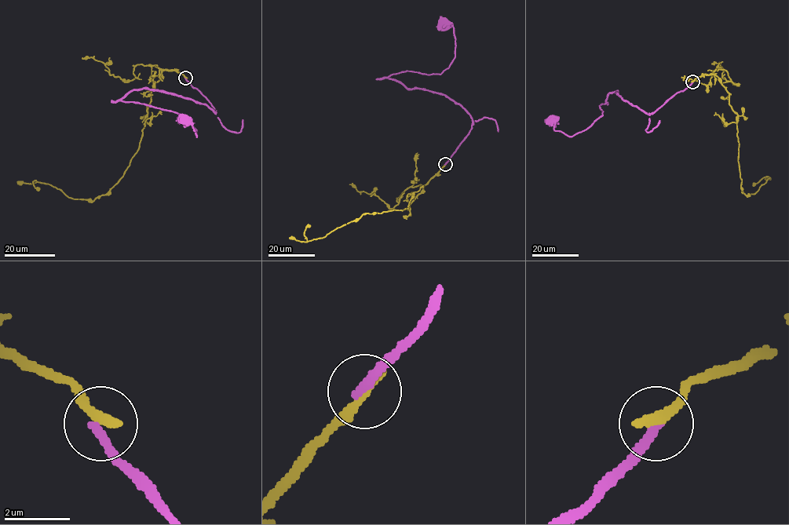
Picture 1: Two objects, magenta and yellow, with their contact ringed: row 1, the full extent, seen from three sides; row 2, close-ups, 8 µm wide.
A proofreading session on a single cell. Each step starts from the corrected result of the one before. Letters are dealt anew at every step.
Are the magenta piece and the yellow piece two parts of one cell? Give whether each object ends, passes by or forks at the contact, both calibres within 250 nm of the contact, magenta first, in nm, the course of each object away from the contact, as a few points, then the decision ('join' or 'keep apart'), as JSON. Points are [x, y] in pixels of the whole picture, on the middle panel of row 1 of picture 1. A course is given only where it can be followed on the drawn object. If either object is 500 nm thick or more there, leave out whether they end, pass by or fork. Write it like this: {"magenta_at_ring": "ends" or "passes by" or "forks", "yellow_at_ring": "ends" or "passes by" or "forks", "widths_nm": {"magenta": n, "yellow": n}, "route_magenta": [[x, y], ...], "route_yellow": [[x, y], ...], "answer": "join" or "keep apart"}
{"magenta_at_ring": "ends", "yellow_at_ring": "ends", "widths_nm": {"magenta": 300, "yellow": 360}, "route_magenta": [[445, 164], [472, 118], [443, 95], [385, 77], [449, 67], [454, 27], [443, 24]], "route_yellow": [[445, 164], [413, 200], [410, 209], [363, 214], [323, 237], [308, 241], [304, 235], [305, 227], [310, 225]], "answer": "keep apart"}

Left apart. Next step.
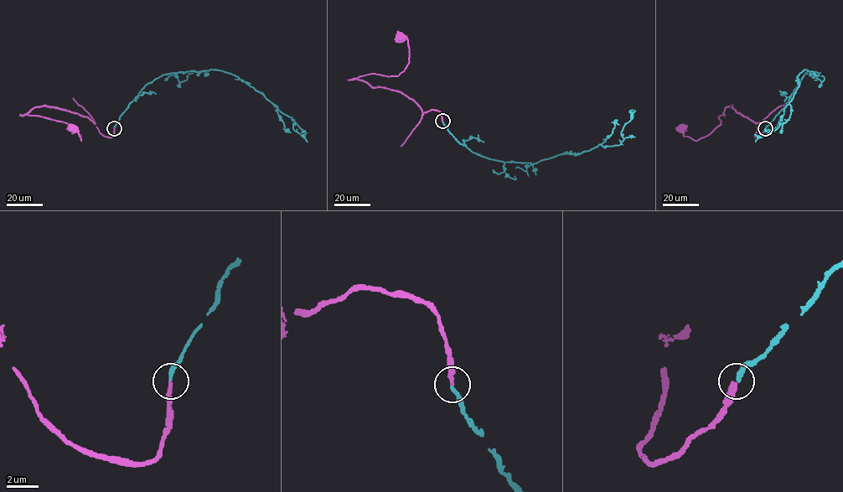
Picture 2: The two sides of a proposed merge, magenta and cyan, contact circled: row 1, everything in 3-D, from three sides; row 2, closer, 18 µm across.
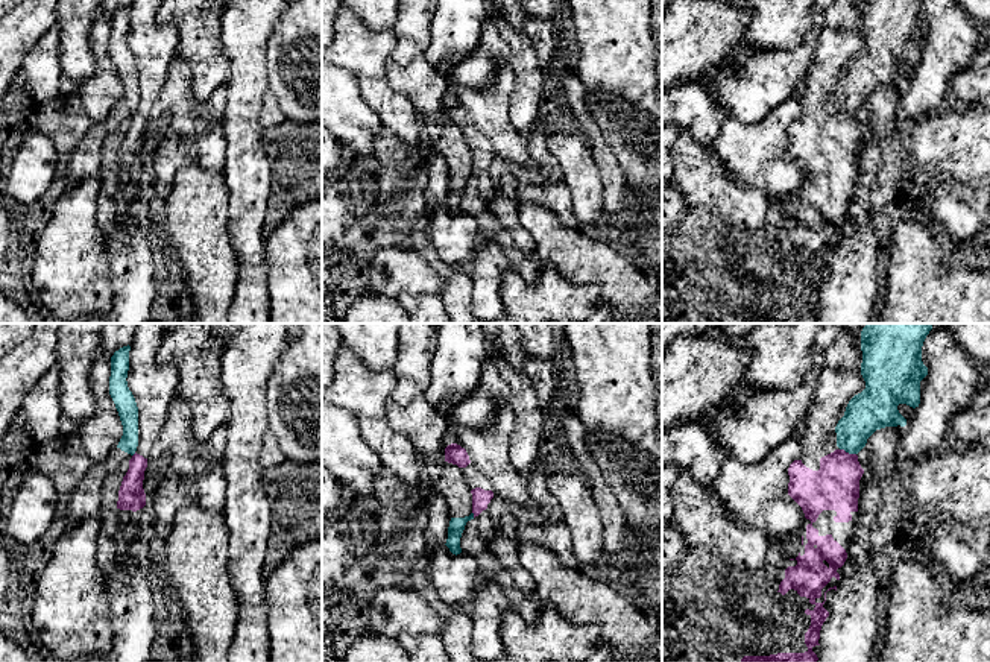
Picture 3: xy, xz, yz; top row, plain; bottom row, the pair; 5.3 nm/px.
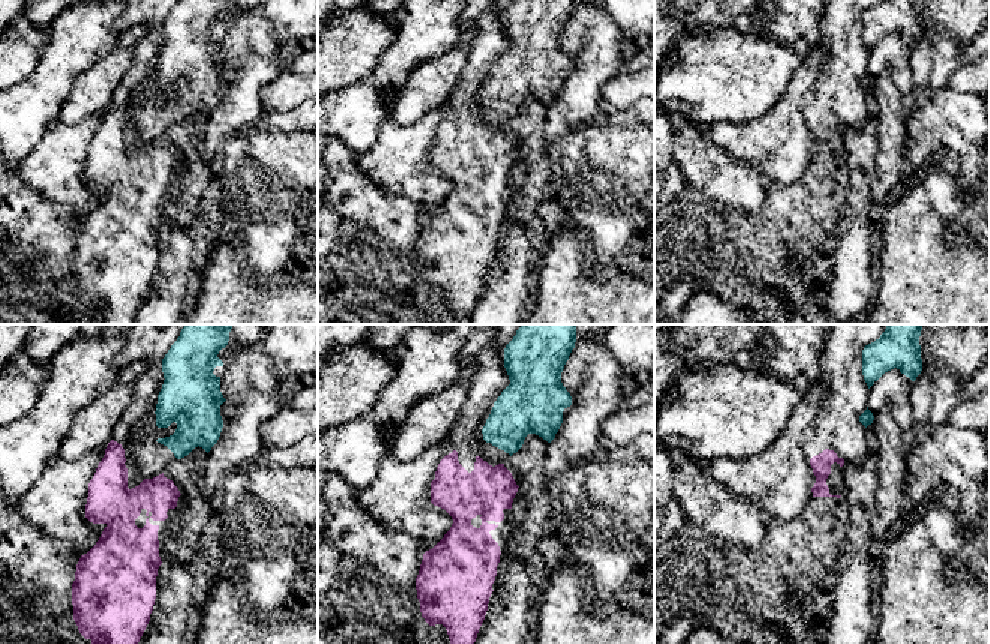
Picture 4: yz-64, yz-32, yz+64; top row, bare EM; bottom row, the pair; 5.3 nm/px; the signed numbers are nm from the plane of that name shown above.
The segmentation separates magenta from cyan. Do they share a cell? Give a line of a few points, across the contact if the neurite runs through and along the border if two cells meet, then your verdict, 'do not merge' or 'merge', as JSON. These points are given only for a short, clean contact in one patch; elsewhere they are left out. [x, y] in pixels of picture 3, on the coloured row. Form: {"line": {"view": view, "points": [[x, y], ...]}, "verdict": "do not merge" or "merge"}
{"line": {"view": "yz", "points": [[840, 448], [855, 454]]}, "verdict": "do not merge"}

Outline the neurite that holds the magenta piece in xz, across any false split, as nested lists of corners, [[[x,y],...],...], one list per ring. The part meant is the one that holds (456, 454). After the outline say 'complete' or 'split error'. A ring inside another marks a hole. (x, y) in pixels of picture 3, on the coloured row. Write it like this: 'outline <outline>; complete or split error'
outline [[[451,443],[445,448],[445,462],[466,468],[471,460],[465,448],[457,443]]]; complete

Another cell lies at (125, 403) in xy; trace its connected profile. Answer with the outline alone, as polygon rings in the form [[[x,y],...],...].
[[[123,346],[111,357],[109,395],[118,411],[123,436],[117,448],[103,463],[94,463],[71,493],[67,512],[67,527],[77,525],[82,519],[96,518],[102,513],[100,490],[105,477],[129,462],[138,446],[138,407],[132,392],[128,387],[131,346]]]

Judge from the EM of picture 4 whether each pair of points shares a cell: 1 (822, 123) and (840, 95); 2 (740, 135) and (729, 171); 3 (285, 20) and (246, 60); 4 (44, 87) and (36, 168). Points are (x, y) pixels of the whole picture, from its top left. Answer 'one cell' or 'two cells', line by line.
1: one cell
2: two cells
3: two cells
4: two cells

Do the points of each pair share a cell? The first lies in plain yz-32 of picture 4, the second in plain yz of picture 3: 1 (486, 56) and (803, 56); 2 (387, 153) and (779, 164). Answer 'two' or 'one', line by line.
1: two
2: one

